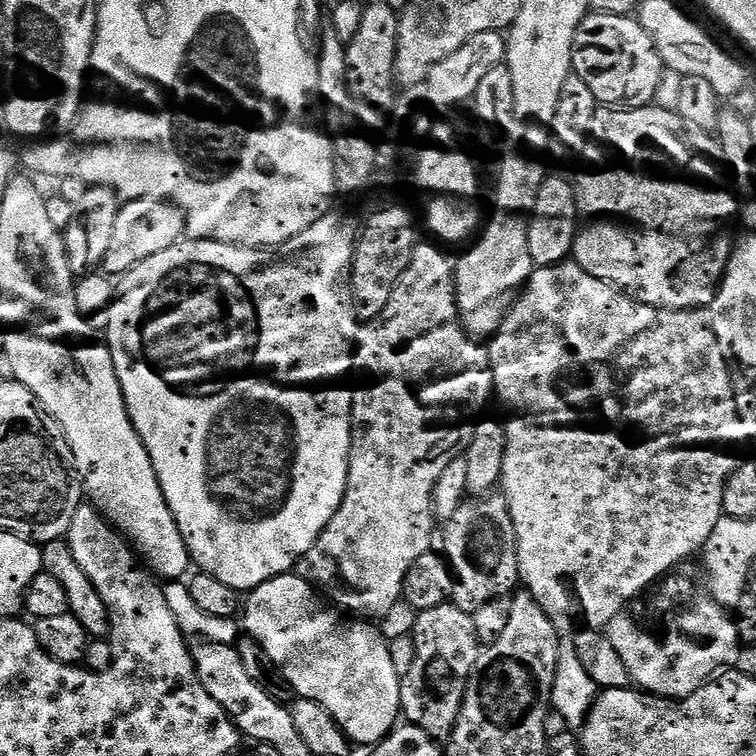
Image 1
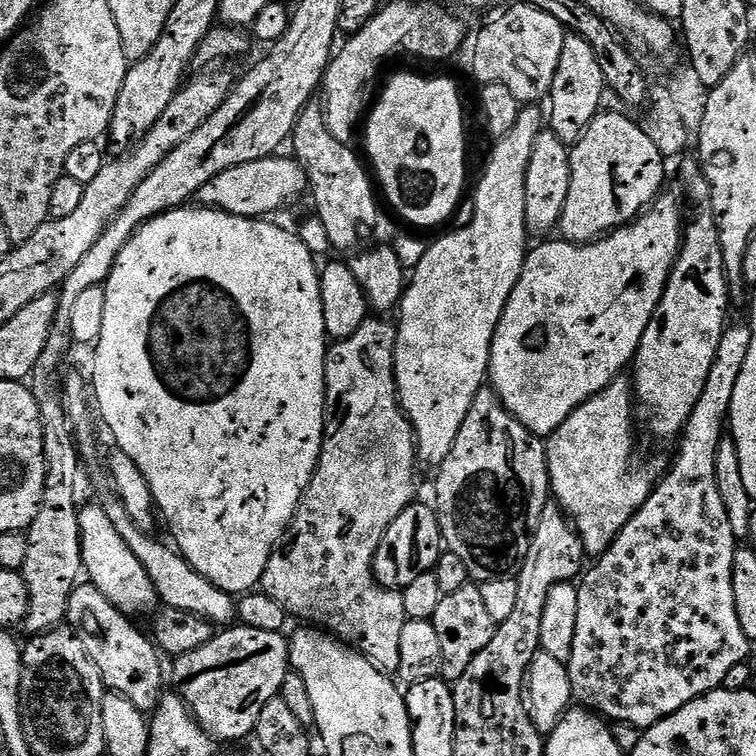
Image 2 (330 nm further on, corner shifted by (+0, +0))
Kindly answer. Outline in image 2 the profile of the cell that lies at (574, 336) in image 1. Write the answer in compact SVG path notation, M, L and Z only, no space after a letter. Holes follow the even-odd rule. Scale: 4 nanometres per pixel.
M617 378L610 386L594 394L594 398L582 402L582 406L578 406L574 414L570 414L570 418L566 418L566 422L562 422L562 426L558 426L558 430L554 430L546 440L551 495L572 521L585 553L592 558L599 558L612 545L622 526L626 526L626 522L630 522L630 518L634 518L636 511L644 505L646 498L650 498L658 483L657 474L663 473L666 468L666 464L660 460L652 464L655 474L643 472L636 465L632 457L636 452L636 428L632 425L632 412L634 416L633 385L629 381L627 384L624 378Z

